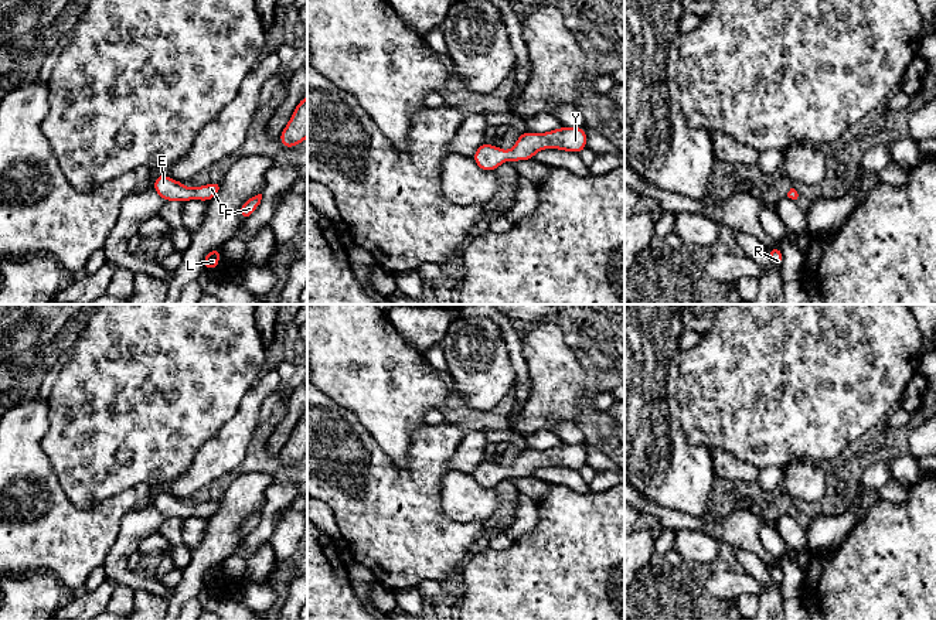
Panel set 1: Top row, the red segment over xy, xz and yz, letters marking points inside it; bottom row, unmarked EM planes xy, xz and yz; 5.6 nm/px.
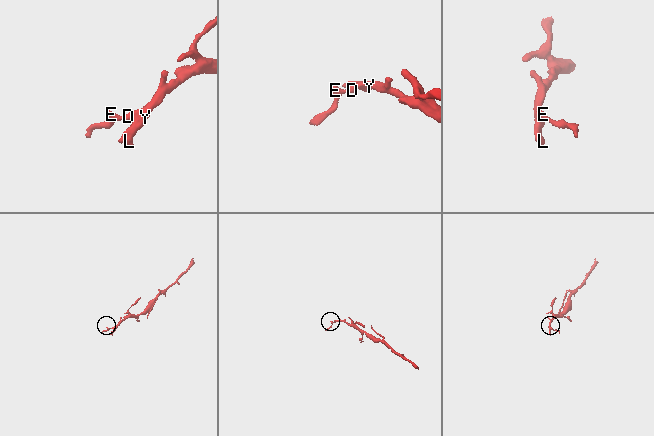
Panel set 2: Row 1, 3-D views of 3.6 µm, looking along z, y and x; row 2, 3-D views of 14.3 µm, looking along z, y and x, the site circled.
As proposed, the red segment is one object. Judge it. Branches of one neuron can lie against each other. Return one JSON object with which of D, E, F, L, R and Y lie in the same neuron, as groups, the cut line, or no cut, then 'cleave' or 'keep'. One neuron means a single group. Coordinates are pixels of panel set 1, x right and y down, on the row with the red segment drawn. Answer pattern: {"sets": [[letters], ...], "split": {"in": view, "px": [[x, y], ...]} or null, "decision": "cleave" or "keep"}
{"sets": [["D", "E", "F", "L", "R", "Y"]], "split": null, "decision": "keep"}

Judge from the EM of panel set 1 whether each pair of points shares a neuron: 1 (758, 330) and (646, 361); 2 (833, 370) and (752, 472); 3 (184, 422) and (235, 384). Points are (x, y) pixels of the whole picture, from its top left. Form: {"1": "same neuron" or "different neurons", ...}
{"1": "different neurons", "2": "different neurons", "3": "same neuron"}

